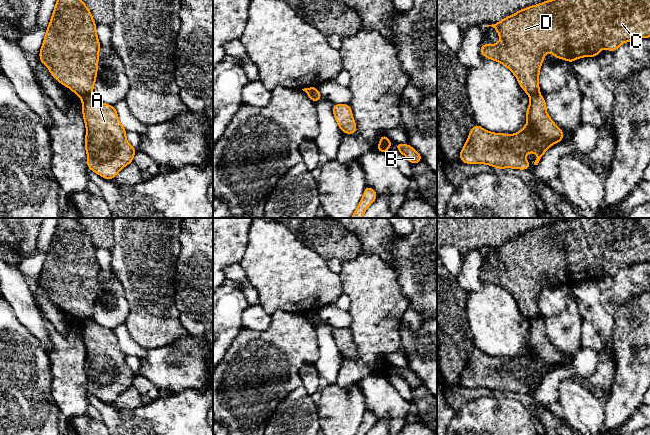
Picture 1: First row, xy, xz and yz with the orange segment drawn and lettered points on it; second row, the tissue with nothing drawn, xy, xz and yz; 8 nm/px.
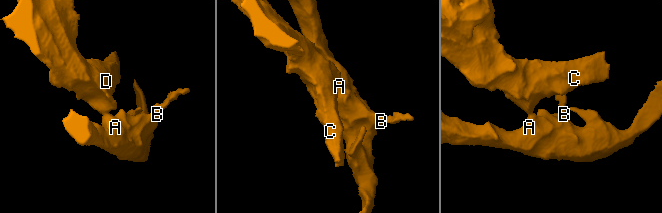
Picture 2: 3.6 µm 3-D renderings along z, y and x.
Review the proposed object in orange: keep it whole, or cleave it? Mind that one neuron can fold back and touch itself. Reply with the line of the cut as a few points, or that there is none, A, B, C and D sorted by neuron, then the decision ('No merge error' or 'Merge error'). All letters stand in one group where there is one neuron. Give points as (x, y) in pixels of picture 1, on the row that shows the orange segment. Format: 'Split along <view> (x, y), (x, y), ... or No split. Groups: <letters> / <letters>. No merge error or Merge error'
Split along xy (91, 93), (81, 97). Groups: A B / C D. Merge error

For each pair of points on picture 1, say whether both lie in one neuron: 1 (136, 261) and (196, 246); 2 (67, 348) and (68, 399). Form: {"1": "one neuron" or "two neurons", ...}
{"1": "two neurons", "2": "one neuron"}

